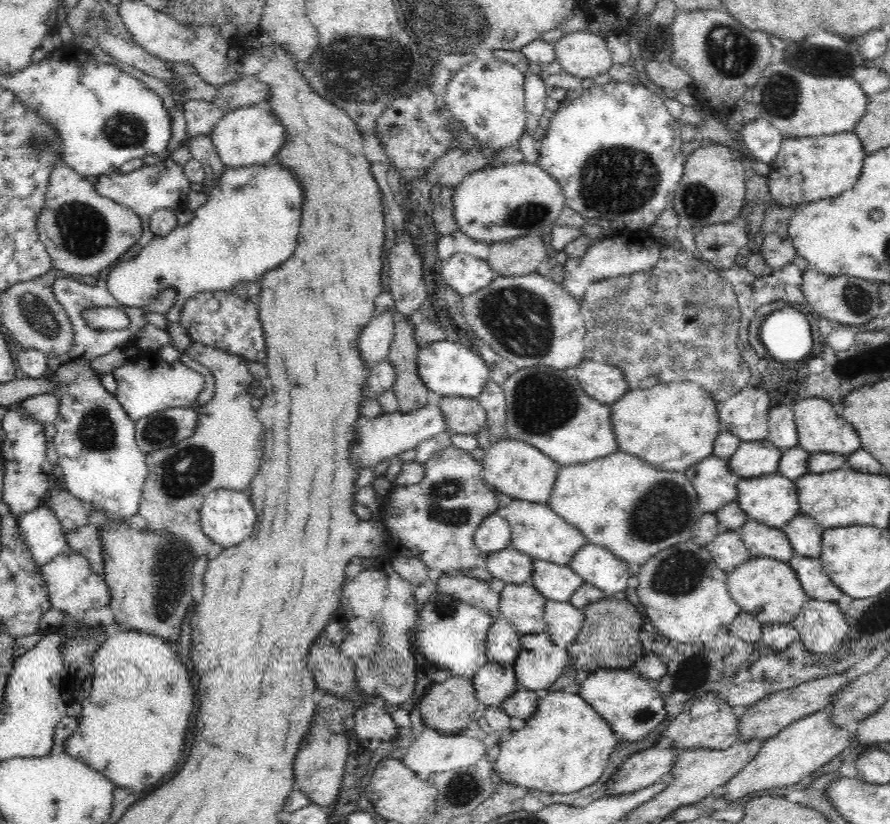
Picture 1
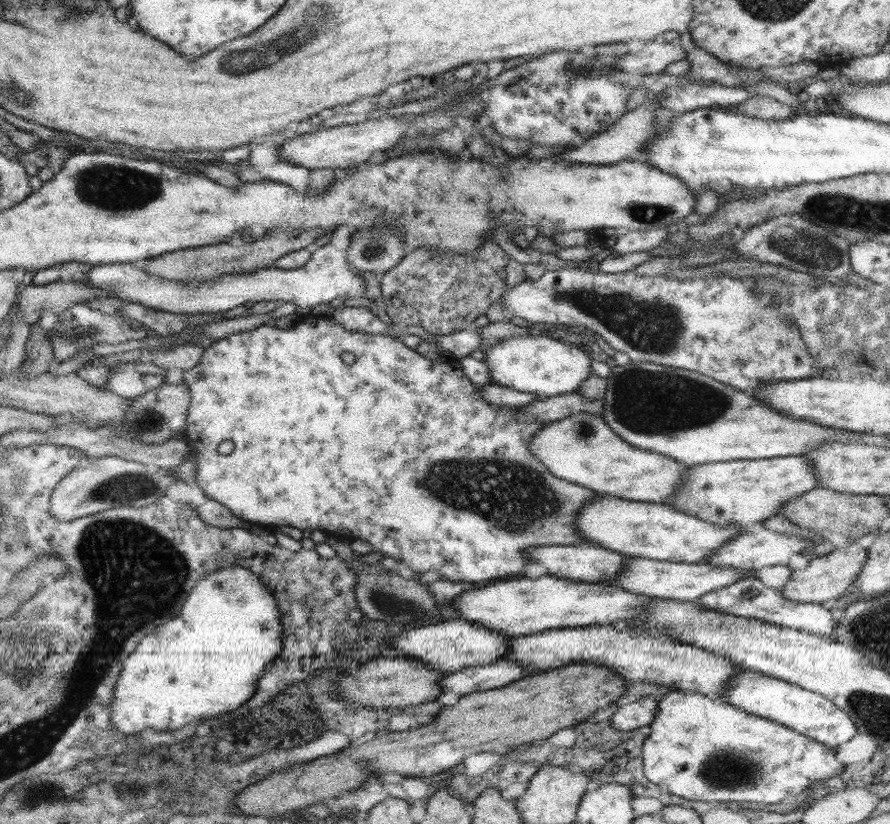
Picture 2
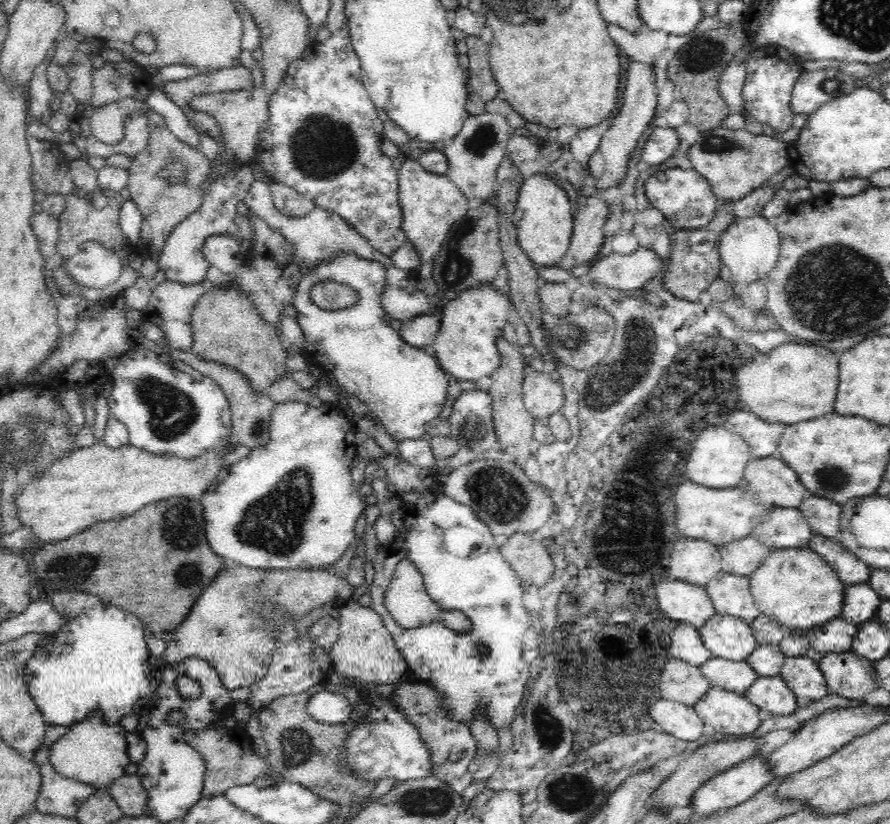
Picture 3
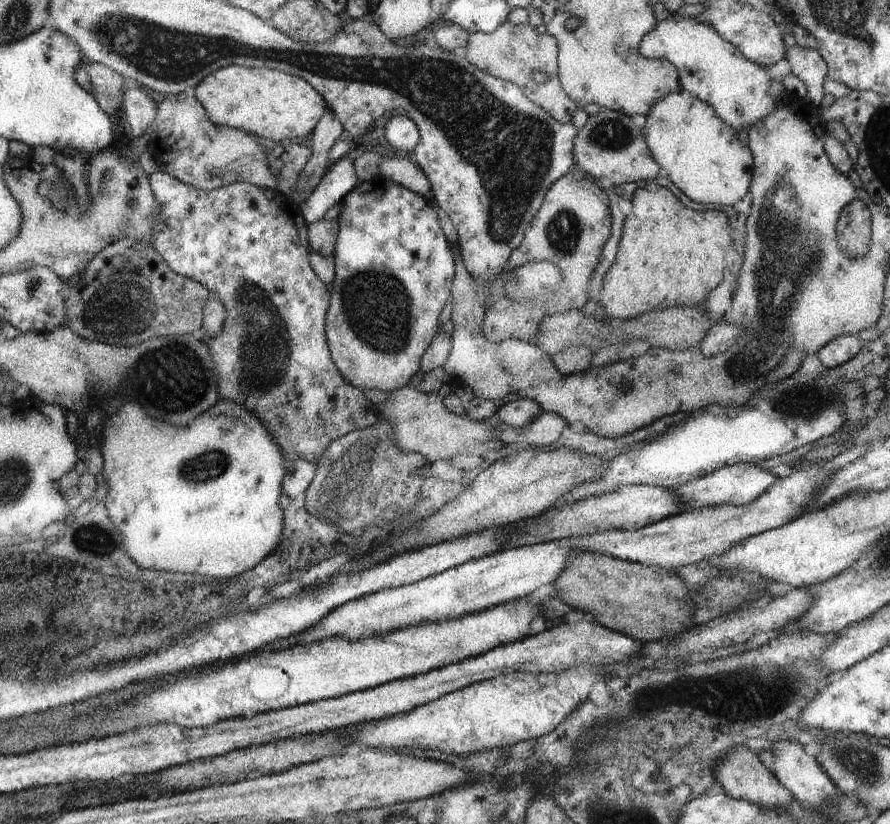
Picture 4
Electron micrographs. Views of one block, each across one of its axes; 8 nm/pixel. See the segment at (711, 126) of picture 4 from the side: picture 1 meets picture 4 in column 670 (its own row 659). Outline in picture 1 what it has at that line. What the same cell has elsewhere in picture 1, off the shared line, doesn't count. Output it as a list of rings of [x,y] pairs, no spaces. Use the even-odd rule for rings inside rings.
[[[136,629],[120,631],[102,643],[94,655],[89,670],[92,673],[91,691],[81,703],[82,711],[78,728],[66,740],[66,754],[85,762],[98,770],[116,785],[130,786],[134,792],[142,792],[162,780],[174,770],[174,762],[180,754],[182,740],[186,738],[188,720],[192,714],[194,688],[186,666],[178,658],[178,650],[166,639]]]

